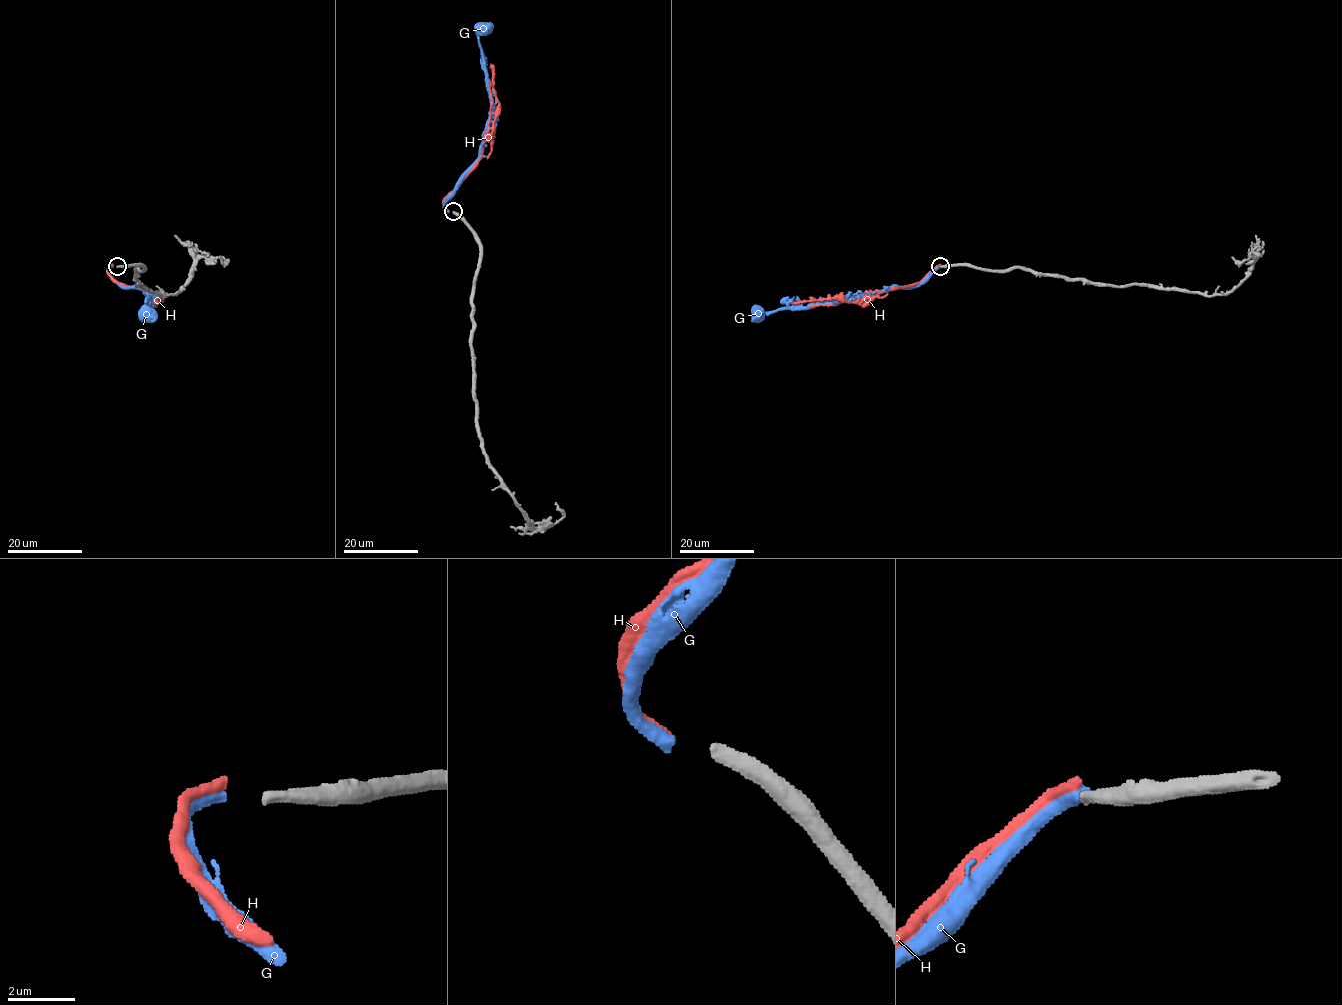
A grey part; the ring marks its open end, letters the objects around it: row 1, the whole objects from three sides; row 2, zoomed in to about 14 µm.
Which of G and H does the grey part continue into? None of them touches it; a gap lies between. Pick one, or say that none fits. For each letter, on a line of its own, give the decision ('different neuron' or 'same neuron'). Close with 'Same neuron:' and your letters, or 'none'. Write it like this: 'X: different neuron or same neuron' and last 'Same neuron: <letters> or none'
G: same neuron
H: different neuron
Same neuron: G

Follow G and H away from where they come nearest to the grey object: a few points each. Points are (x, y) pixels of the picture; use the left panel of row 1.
G: (113, 266), (108, 273), (121, 286), (137, 286), (155, 302), (142, 312), (147, 313)
H: (113, 266), (108, 267), (108, 273), (120, 284), (139, 287), (151, 303), (163, 298), (155, 304)

